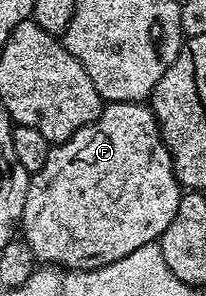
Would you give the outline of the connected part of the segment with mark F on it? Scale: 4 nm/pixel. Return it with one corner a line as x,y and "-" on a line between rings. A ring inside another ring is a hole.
145,102
106,103
95,122
75,130
69,140
50,147
43,170
30,175
19,232
42,265
75,272
95,270
111,266
111,262
119,262
127,254
135,254
139,246
160,241
163,230
175,218
175,210
179,210
182,195
173,159
163,142
152,107

